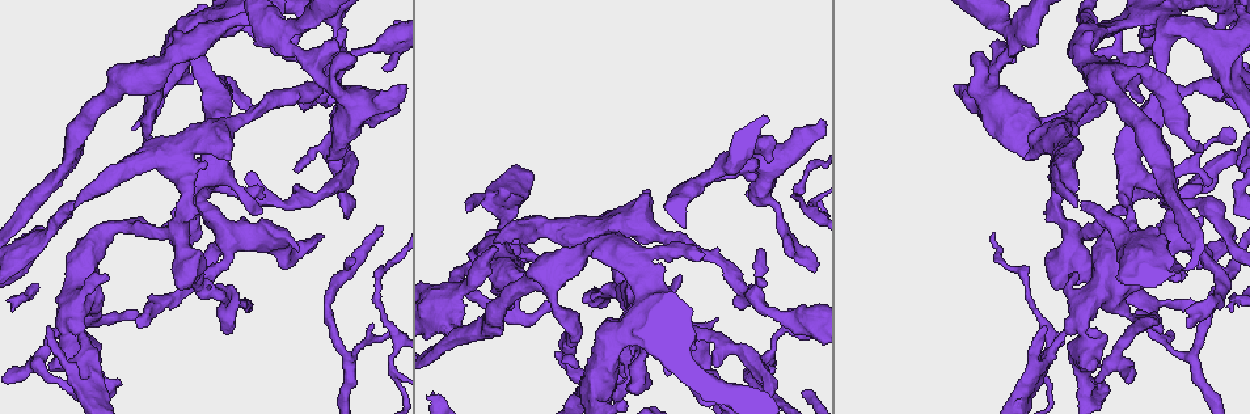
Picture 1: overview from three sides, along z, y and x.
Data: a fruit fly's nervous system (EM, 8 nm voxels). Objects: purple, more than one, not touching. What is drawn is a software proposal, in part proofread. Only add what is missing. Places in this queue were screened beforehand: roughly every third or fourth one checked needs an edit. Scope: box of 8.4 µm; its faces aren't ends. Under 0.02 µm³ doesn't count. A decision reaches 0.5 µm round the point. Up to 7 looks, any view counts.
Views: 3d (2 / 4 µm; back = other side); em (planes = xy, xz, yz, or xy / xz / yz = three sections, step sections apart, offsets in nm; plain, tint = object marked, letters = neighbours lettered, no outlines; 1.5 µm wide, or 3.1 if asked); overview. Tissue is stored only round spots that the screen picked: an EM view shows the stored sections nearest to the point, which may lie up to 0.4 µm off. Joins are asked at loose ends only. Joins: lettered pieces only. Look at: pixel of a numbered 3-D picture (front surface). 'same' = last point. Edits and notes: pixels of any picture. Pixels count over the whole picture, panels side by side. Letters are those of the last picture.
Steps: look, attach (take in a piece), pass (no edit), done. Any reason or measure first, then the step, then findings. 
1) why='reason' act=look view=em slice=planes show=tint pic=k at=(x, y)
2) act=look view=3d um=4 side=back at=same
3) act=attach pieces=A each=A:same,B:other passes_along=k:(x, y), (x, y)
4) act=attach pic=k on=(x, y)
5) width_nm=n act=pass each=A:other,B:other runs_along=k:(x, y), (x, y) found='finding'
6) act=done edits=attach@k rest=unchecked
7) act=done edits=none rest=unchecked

why='branch stops here' act=look view=3d um=4 pic=1 at=(763, 251)

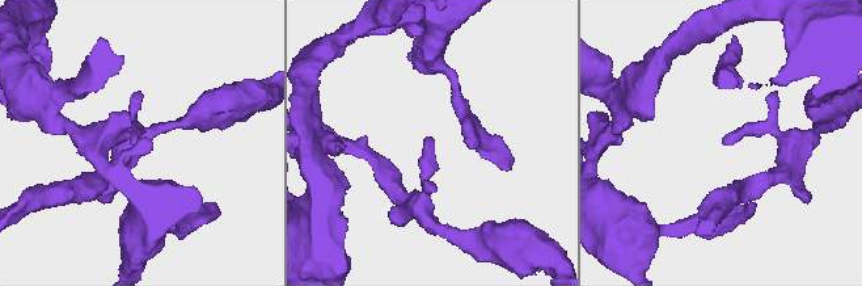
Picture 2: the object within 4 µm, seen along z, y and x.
act=look view=em slice=planes show=plain pic=2 at=(134, 143)

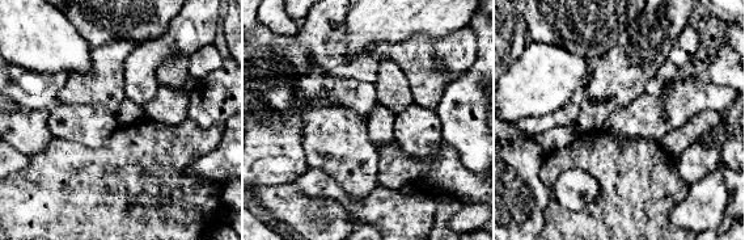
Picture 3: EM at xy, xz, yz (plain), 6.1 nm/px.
act=look view=em slice=planes show=letters at=same

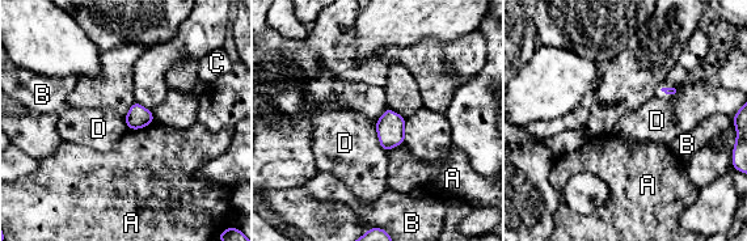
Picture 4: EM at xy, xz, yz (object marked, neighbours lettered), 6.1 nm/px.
act=pass each=A:other,B:other,C:other,D:other found='none of them fits'

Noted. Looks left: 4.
why='thick end' act=look view=3d um=2 pic=1 at=(717, 321)

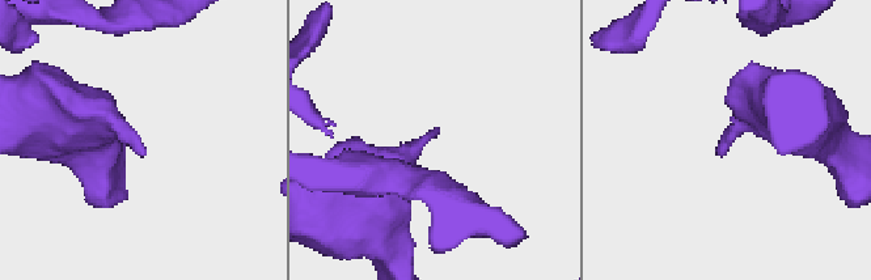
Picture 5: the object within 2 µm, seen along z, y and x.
act=look view=em slice=yz step=8 show=tint pic=5 at=(437, 132)

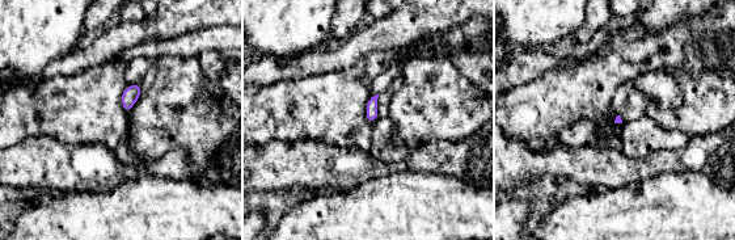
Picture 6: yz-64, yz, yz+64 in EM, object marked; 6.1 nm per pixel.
why='another direction' act=look view=em slice=planes show=letters at=same

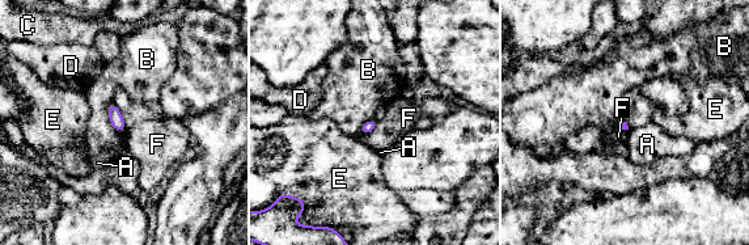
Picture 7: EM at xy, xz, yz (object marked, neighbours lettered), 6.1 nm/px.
act=pass each=A:other,B:other,C:other,D:other,E:other,F:other border=7:(111, 102), (109, 122), (119, 131) found='no lettered piece goes on from it'

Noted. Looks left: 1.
act=done edits=none rest=unchecked

